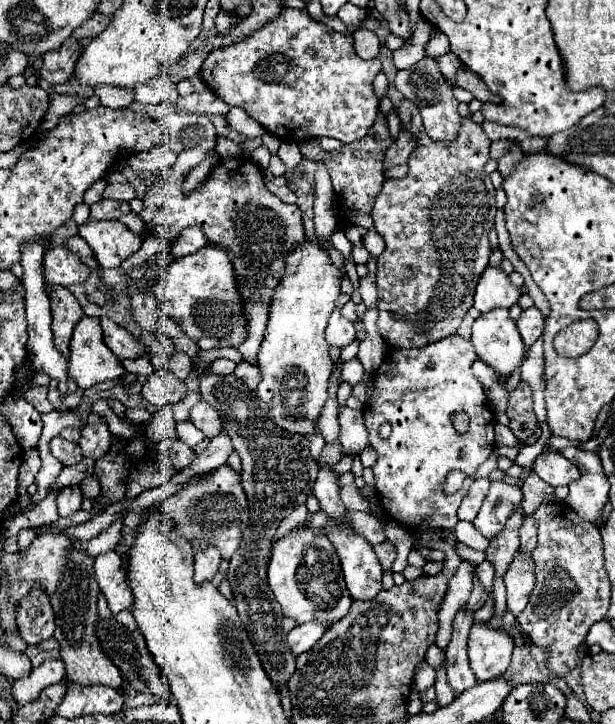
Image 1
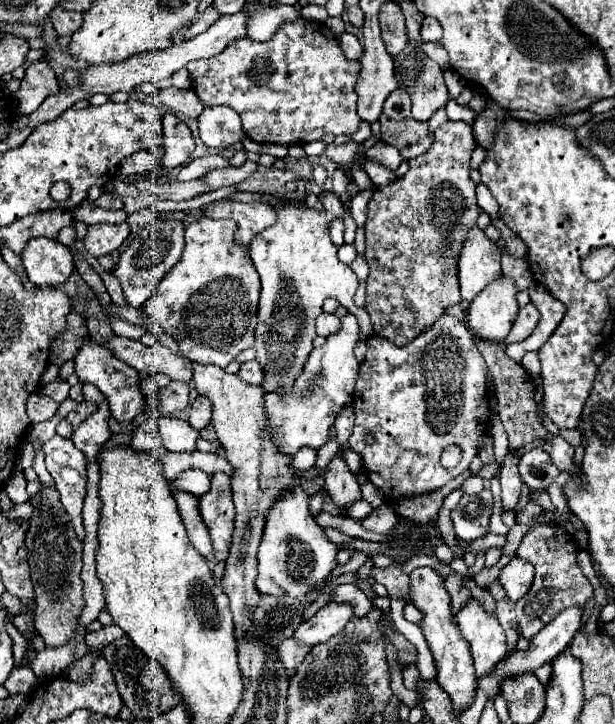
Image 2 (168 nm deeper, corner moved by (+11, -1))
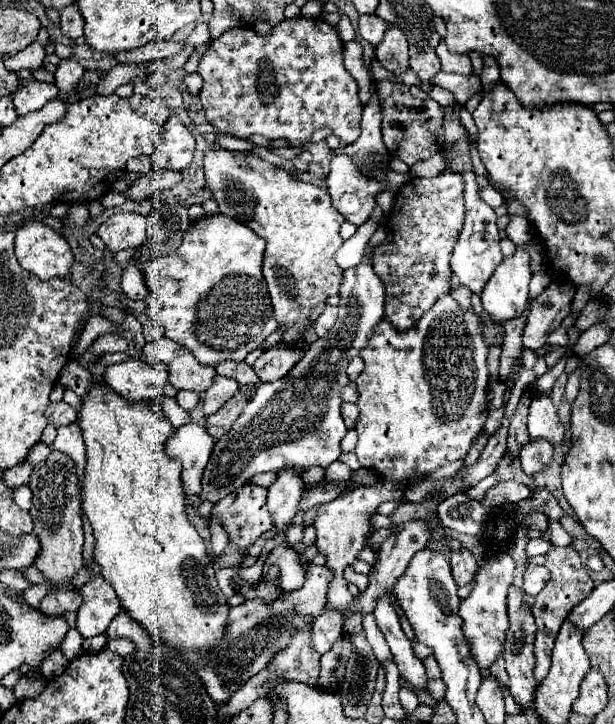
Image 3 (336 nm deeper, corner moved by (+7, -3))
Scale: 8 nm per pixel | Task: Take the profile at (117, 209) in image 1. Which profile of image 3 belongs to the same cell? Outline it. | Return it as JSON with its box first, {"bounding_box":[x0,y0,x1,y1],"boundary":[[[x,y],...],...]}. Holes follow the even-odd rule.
{"bounding_box":[123,169,181,203],"boundary":[[[167,169],[151,171],[151,173],[143,175],[141,179],[137,179],[127,191],[123,191],[123,195],[127,197],[127,201],[139,203],[145,197],[151,197],[153,193],[157,193],[161,189],[169,189],[179,181],[181,181],[181,173],[177,173],[177,171],[167,171]]]}

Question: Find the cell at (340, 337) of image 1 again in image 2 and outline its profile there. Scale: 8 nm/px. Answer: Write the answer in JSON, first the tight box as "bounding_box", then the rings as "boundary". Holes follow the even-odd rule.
{"bounding_box":[317,313,341,337],"boundary":[[[323,313],[317,317],[317,335],[329,337],[331,333],[337,333],[339,329],[341,329],[341,321],[335,315]]]}

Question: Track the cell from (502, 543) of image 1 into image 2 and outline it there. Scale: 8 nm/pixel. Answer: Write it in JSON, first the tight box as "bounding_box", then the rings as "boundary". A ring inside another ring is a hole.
{"bounding_box":[501,449,523,511],"boundary":[[[509,449],[507,451],[507,457],[501,465],[501,497],[503,497],[503,509],[509,509],[509,511],[515,511],[515,505],[519,501],[519,495],[521,495],[521,487],[523,487],[523,479],[517,471],[517,457],[519,455],[519,449]]]}

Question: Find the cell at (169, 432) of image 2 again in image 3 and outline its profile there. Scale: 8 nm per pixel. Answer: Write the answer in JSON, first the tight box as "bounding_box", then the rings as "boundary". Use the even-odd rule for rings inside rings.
{"bounding_box":[167,423,215,507],"boundary":[[[197,423],[177,427],[167,441],[167,455],[183,465],[181,481],[191,507],[201,503],[201,475],[213,445],[215,437],[209,437],[209,433]]]}

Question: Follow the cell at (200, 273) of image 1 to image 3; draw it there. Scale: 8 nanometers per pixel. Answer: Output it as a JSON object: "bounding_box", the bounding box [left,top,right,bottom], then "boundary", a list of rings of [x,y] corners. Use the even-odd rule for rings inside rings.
{"bounding_box":[145,213,277,367],"boundary":[[[221,213],[201,217],[199,221],[191,223],[177,253],[171,253],[171,257],[145,261],[145,275],[149,285],[149,297],[145,299],[145,305],[149,317],[165,327],[165,333],[171,341],[187,347],[201,365],[215,367],[227,359],[241,363],[265,341],[267,335],[277,329],[269,291],[261,273],[263,249],[265,241],[235,219]]]}

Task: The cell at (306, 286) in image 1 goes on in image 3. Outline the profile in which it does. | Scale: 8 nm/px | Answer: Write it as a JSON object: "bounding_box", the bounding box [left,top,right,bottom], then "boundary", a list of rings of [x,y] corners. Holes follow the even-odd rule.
{"bounding_box":[205,151,345,345],"boundary":[[[209,151],[205,155],[205,179],[213,191],[221,213],[241,221],[267,241],[263,257],[263,277],[273,301],[273,313],[283,331],[283,345],[305,345],[303,333],[309,329],[311,311],[317,303],[337,295],[343,269],[335,263],[335,253],[343,245],[339,227],[345,217],[331,205],[323,187],[301,183],[283,167],[271,165],[253,153]]]}

